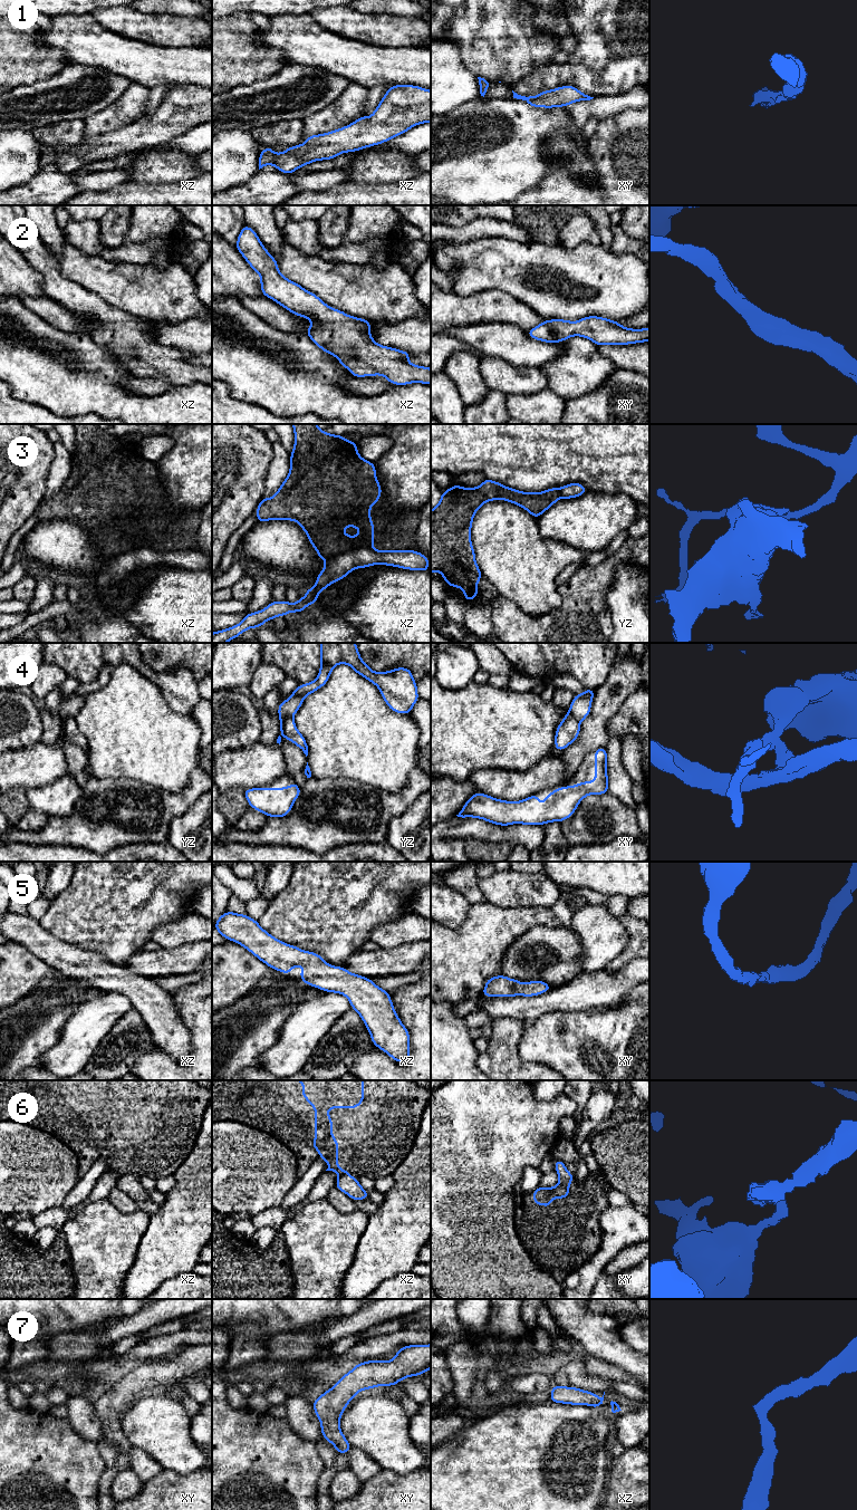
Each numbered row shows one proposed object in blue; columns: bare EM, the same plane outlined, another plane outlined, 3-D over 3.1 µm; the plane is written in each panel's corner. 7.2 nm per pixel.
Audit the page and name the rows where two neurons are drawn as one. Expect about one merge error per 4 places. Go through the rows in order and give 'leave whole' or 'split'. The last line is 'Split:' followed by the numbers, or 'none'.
1: leave whole
2: leave whole
3: split
4: split
5: leave whole
6: split
7: leave whole
Split: 3, 4, 6

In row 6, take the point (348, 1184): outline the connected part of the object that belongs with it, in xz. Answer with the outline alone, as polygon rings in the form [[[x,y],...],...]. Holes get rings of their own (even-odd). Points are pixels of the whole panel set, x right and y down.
[[[344,1175],[337,1179],[335,1186],[346,1193],[352,1200],[367,1200],[368,1192],[362,1187],[359,1181],[352,1175]]]

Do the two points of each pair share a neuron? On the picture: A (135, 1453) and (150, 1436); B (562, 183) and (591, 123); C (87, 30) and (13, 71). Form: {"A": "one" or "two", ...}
{"A": "two", "B": "two", "C": "two"}

